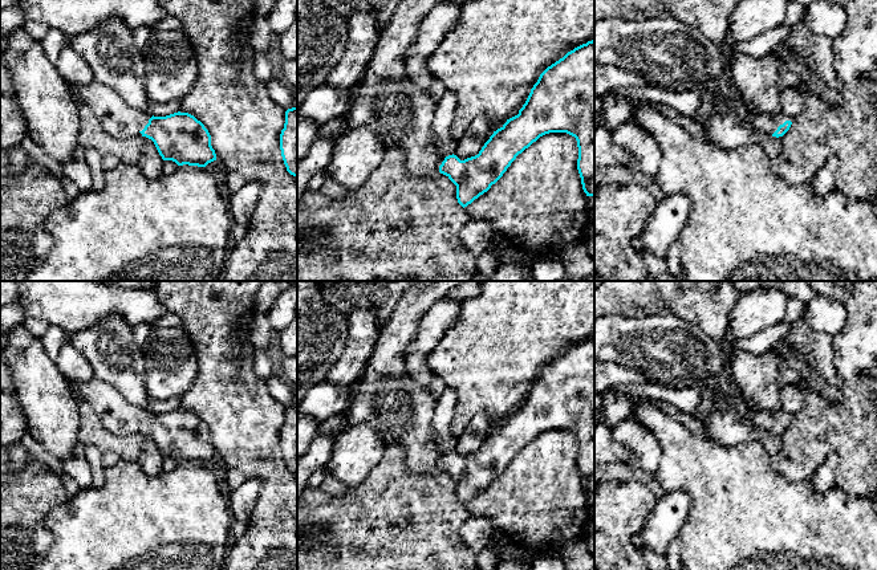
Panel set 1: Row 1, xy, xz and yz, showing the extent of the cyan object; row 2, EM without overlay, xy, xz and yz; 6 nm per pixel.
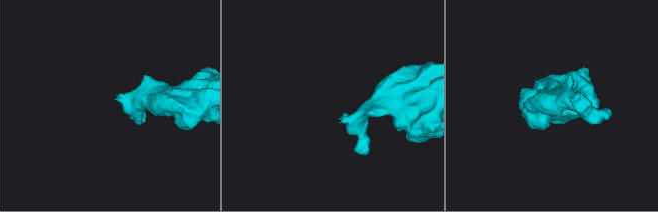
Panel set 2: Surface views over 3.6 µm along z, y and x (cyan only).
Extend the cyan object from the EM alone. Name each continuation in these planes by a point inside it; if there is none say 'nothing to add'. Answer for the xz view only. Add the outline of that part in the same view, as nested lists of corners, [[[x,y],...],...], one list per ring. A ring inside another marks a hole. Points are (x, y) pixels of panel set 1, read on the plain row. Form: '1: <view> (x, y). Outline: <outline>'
1: xz (397, 407). Outline: [[[431,281],[409,289],[381,327],[370,359],[340,429],[314,436],[305,455],[297,461],[297,498],[309,477],[329,461],[341,429],[369,424],[387,445],[401,443],[406,464],[414,475],[438,472],[444,457],[435,447],[433,419],[437,400],[430,388],[422,387],[406,371],[405,358],[415,339],[418,322],[439,300],[462,281]]]

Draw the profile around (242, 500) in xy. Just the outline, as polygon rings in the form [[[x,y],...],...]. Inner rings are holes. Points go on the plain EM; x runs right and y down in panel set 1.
[[[245,479],[245,481],[228,494],[230,512],[234,520],[247,522],[255,508],[263,484],[259,479]]]

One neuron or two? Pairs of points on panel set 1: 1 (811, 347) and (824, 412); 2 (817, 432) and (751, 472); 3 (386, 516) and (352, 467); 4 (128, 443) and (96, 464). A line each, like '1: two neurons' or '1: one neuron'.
1: two neurons
2: two neurons
3: two neurons
4: two neurons

